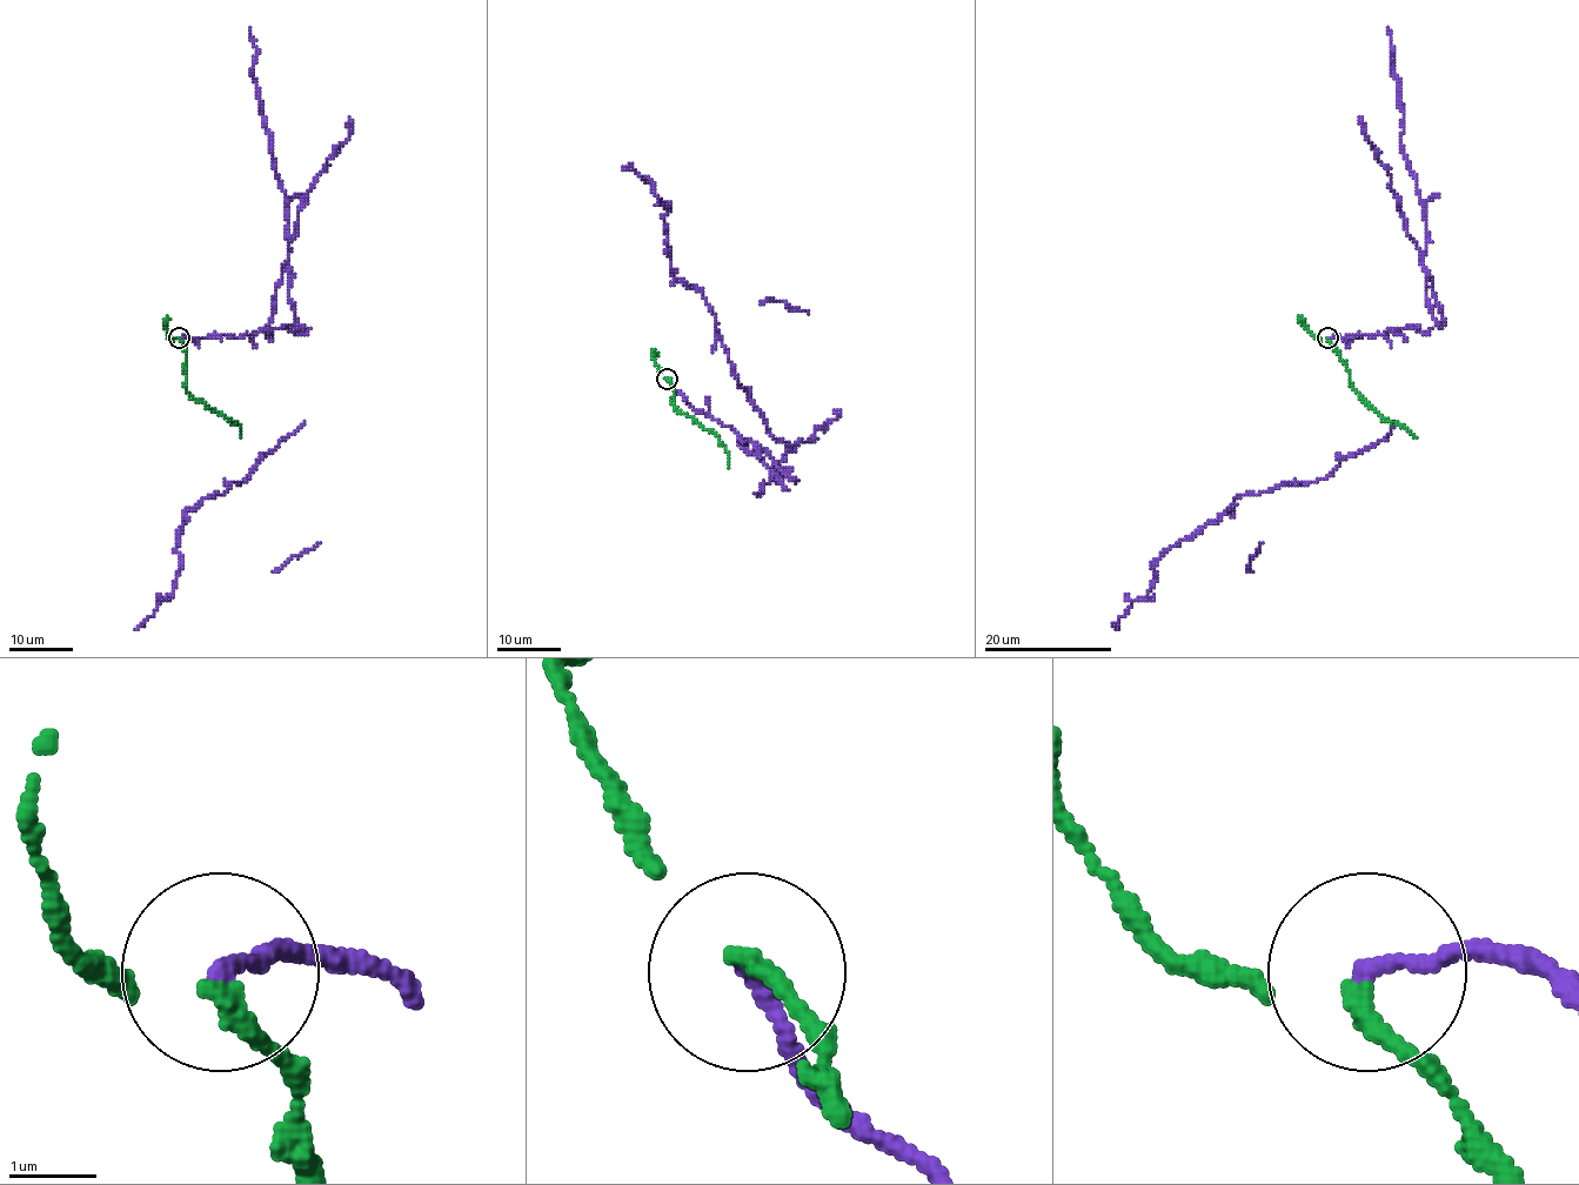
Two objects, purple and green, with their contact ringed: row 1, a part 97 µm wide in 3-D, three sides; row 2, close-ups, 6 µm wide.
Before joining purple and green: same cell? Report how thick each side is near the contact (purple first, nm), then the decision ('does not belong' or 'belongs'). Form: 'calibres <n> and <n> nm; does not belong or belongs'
calibres 170 and 240 nm; does not belong

